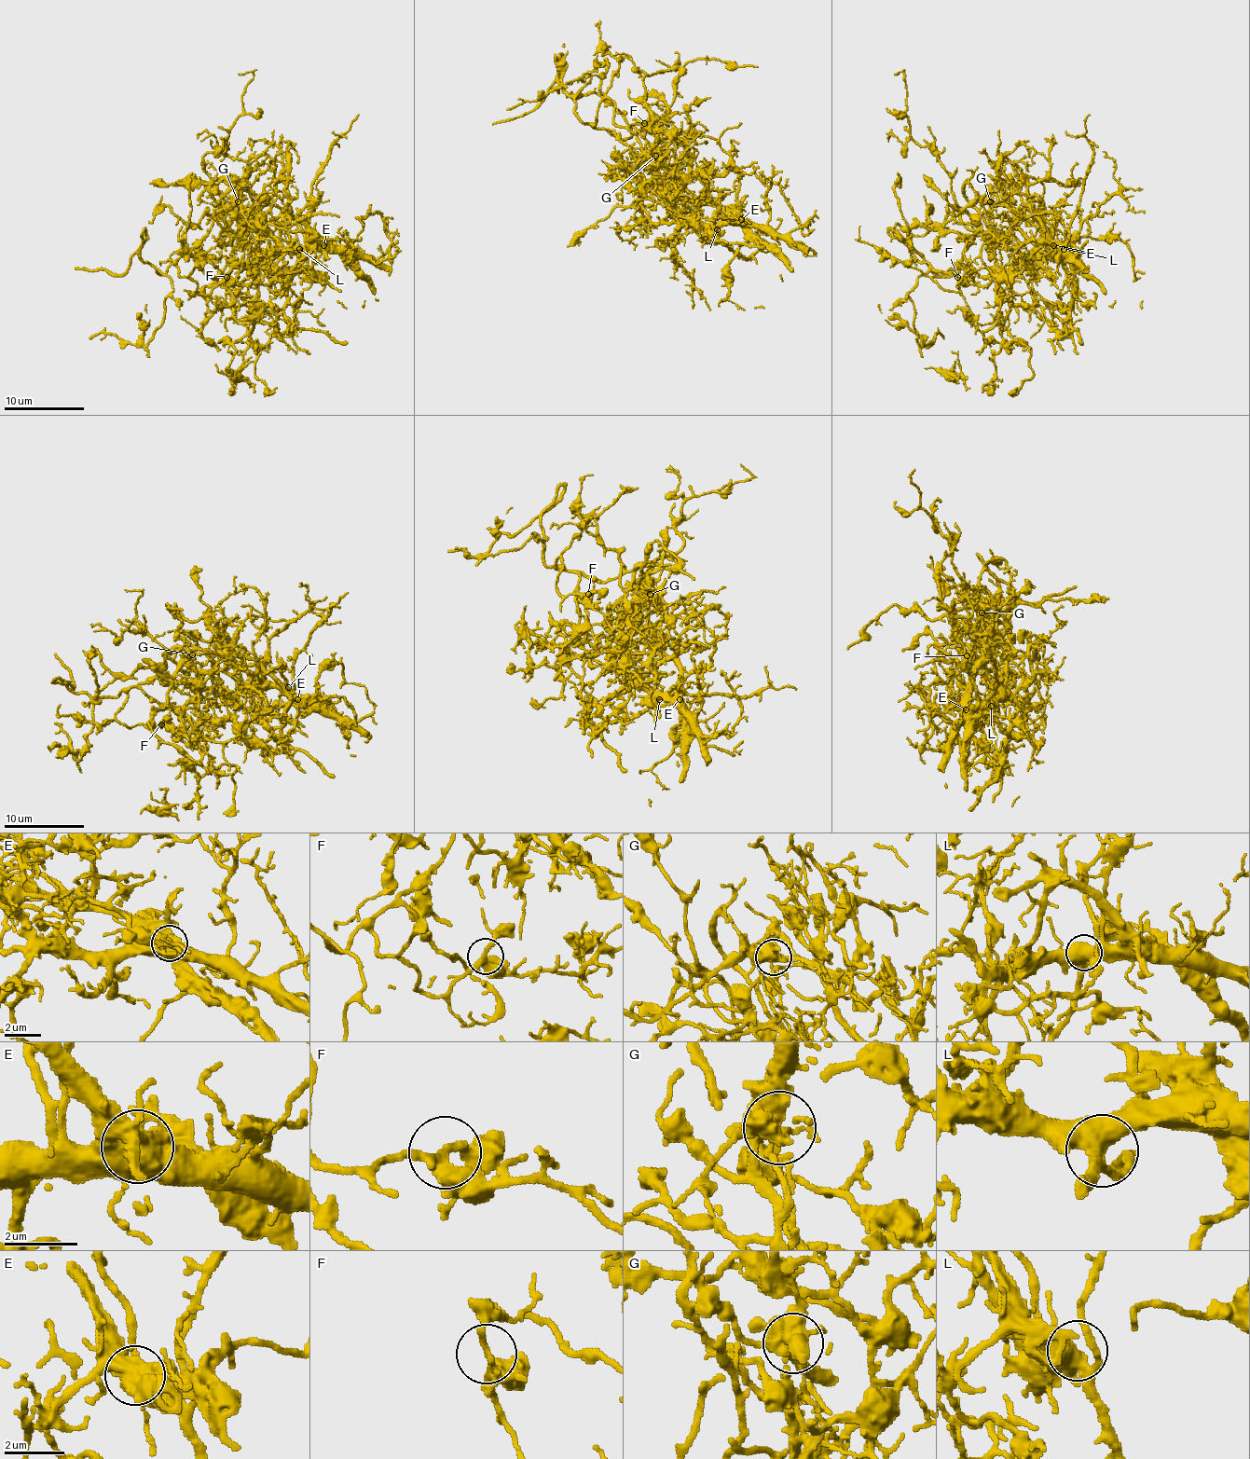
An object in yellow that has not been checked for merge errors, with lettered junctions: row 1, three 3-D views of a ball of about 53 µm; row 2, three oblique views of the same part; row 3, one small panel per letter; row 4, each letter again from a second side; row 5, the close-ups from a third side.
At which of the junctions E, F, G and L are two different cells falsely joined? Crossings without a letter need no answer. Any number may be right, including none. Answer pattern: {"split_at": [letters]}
{"split_at": ["E", "G"]}

